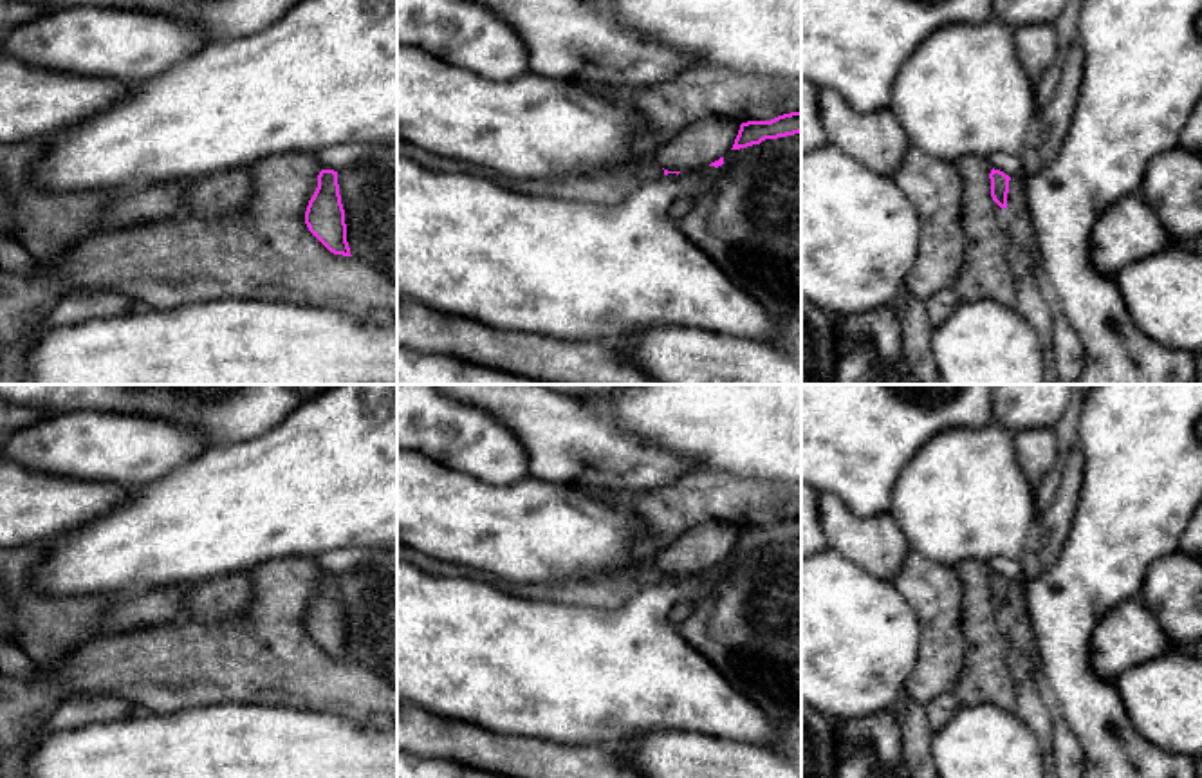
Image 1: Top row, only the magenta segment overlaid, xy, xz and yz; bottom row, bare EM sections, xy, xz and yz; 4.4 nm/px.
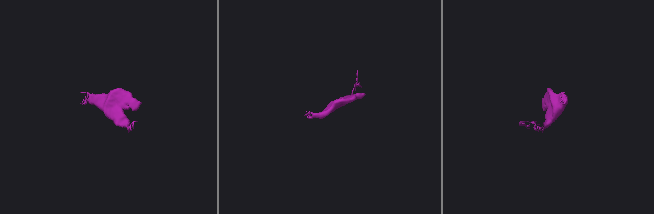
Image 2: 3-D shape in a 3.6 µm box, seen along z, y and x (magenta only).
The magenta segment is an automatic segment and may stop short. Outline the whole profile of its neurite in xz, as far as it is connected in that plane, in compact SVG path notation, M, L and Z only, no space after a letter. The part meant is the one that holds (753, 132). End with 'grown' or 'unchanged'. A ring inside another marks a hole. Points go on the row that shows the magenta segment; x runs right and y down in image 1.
M801 112L778 116L771 121L747 121L740 125L731 150L760 144L765 139L787 137L801 132Z; unchanged

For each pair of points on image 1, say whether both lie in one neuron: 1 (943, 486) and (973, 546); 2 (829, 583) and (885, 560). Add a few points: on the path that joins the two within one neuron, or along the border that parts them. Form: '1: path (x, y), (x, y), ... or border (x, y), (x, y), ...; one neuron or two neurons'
1: path (957, 500), (973, 517), (973, 531); one neuron
2: border (829, 546), (872, 574), (892, 582); two neurons

